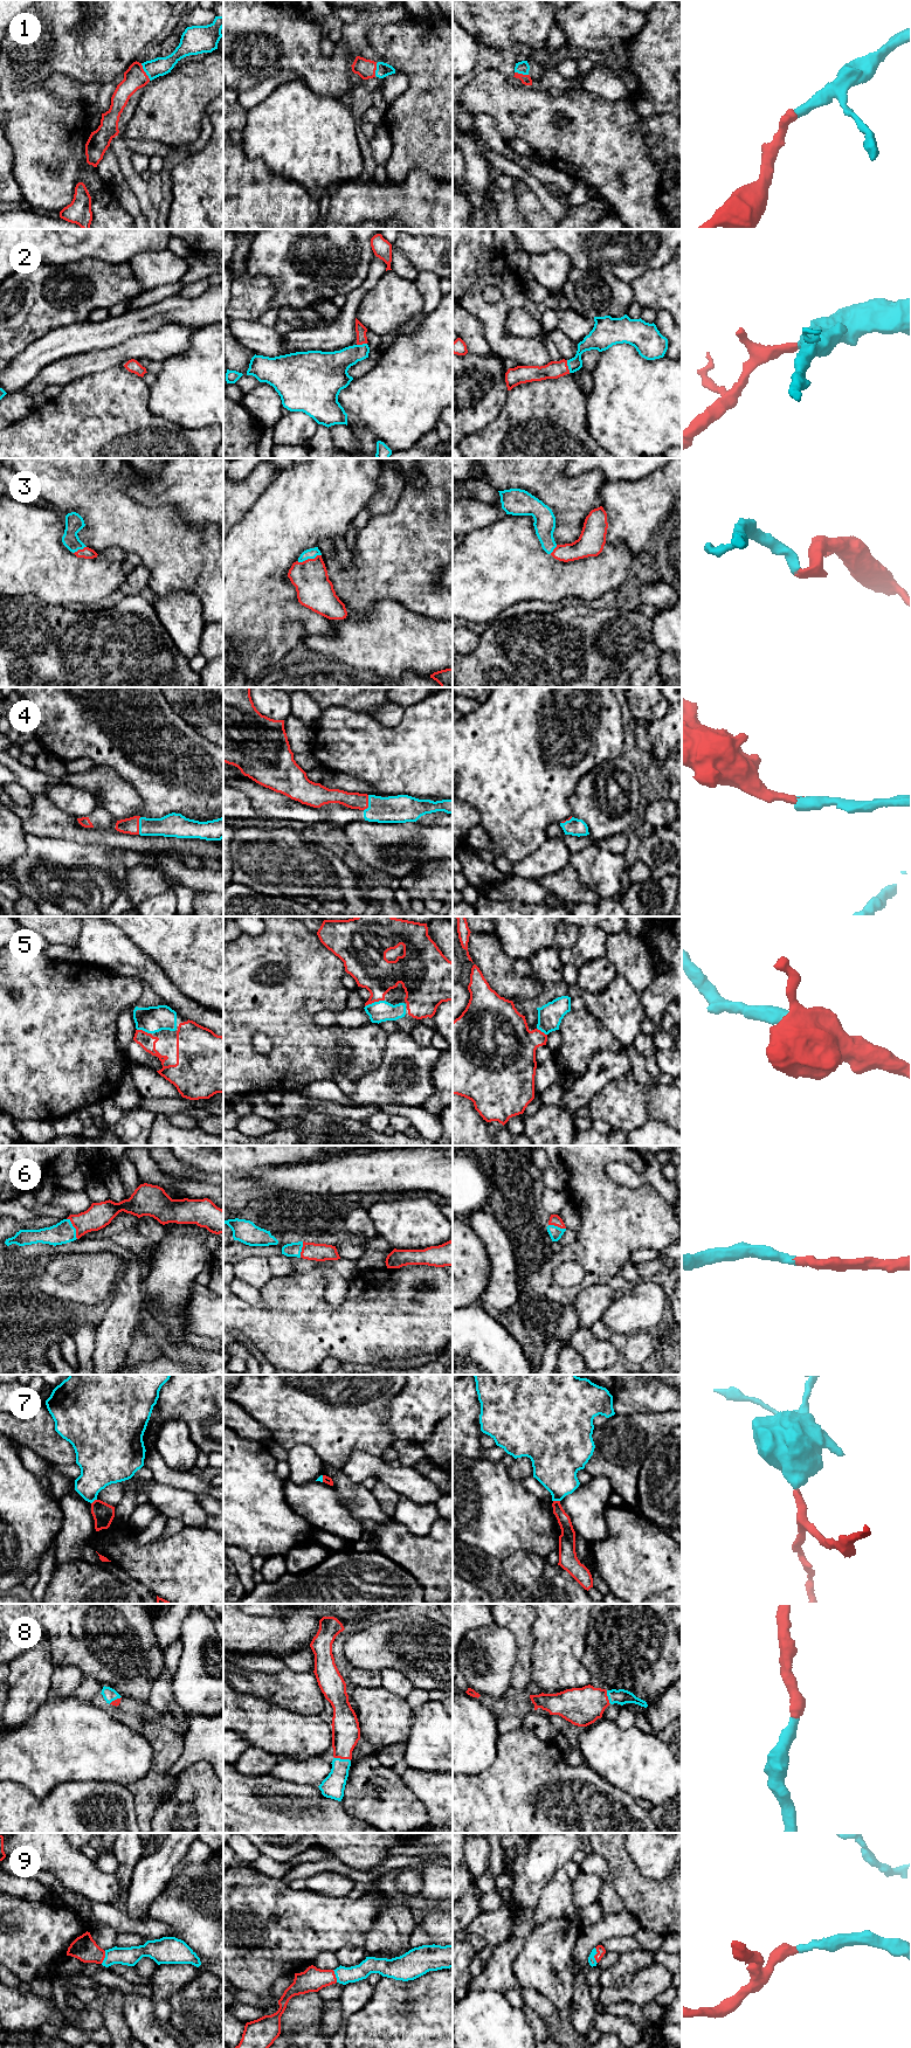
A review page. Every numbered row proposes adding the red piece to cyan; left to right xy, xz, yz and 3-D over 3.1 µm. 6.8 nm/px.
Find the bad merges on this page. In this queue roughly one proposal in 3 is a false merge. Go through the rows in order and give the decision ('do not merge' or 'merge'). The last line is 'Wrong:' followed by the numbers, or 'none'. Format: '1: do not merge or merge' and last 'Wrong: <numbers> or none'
1: merge
2: merge
3: merge
4: merge
5: merge
6: merge
7: do not merge
8: merge
9: merge
Wrong: 7

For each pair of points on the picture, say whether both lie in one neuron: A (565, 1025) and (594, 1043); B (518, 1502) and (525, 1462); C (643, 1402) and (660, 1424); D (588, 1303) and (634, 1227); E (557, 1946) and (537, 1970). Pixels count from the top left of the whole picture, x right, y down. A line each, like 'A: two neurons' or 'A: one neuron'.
A: one neuron
B: two neurons
C: two neurons
D: two neurons
E: one neuron

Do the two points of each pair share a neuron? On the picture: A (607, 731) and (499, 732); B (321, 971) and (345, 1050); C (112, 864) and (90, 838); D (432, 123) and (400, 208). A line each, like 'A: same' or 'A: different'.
A: same
B: different
C: different
D: different

